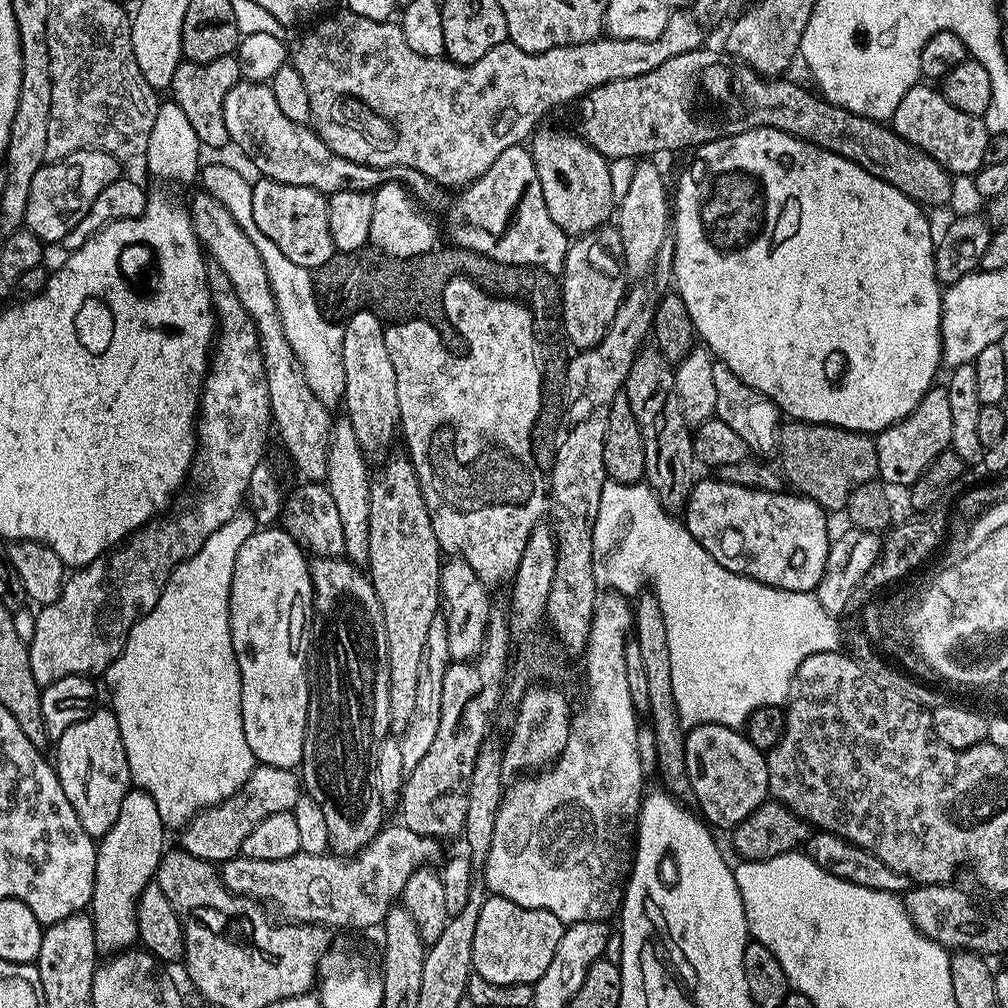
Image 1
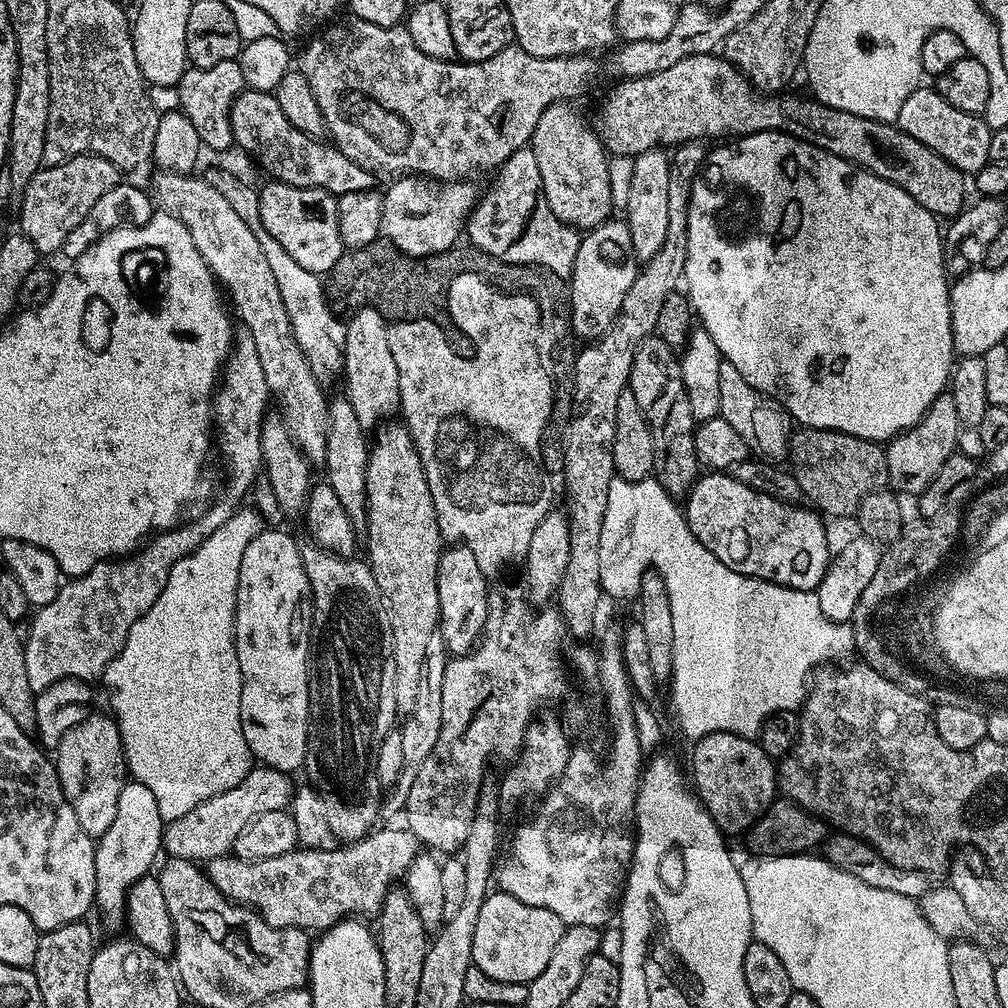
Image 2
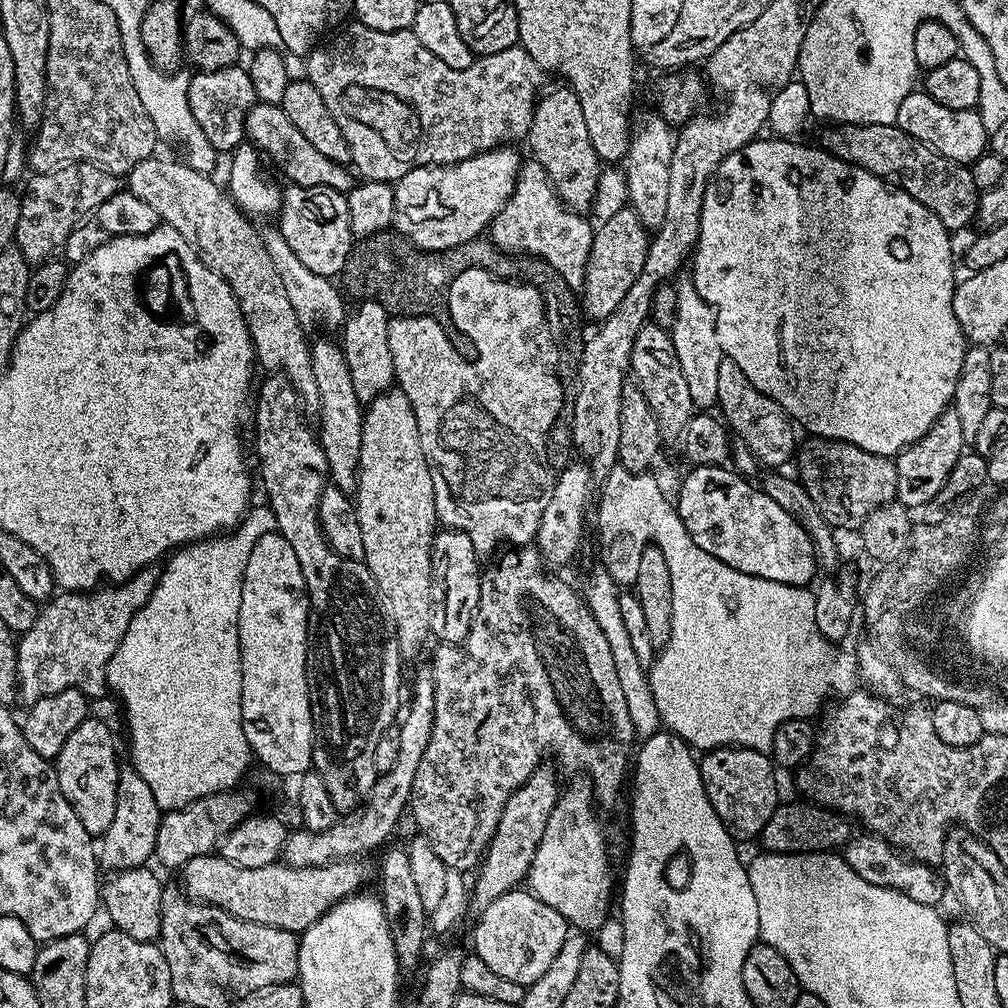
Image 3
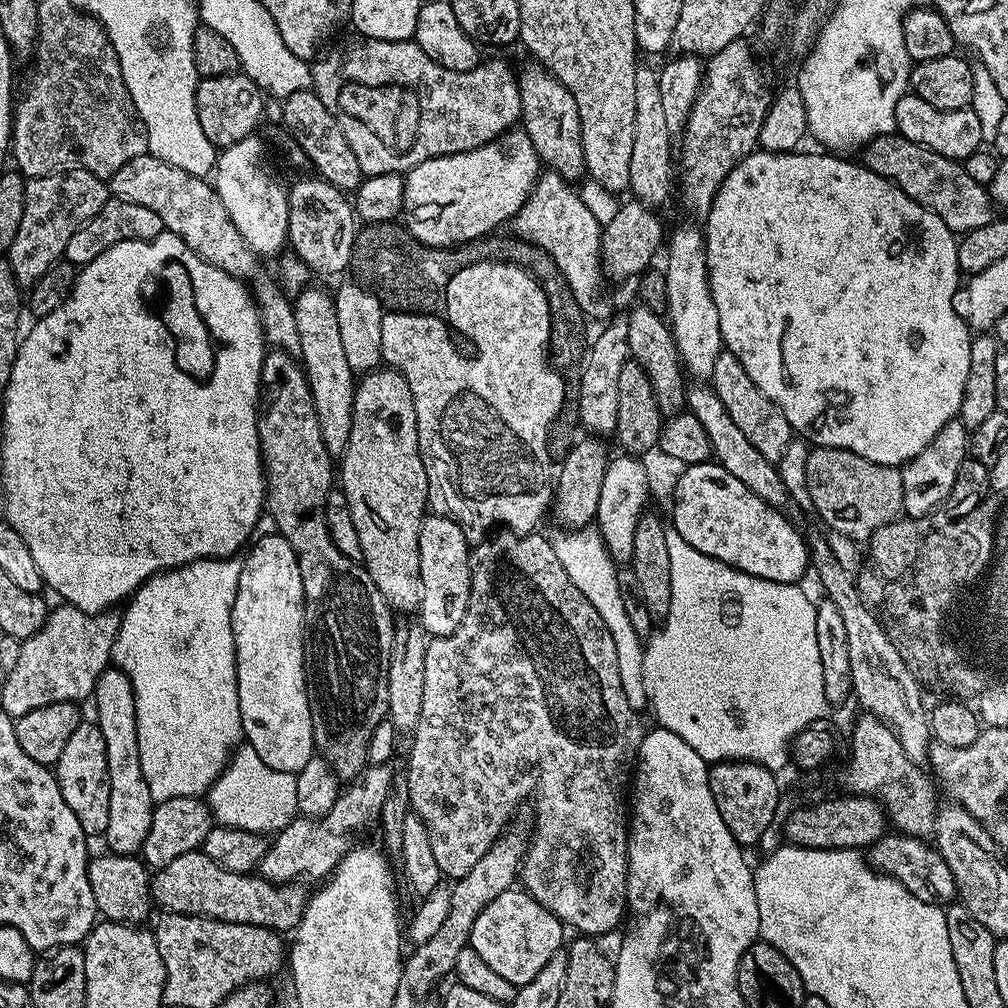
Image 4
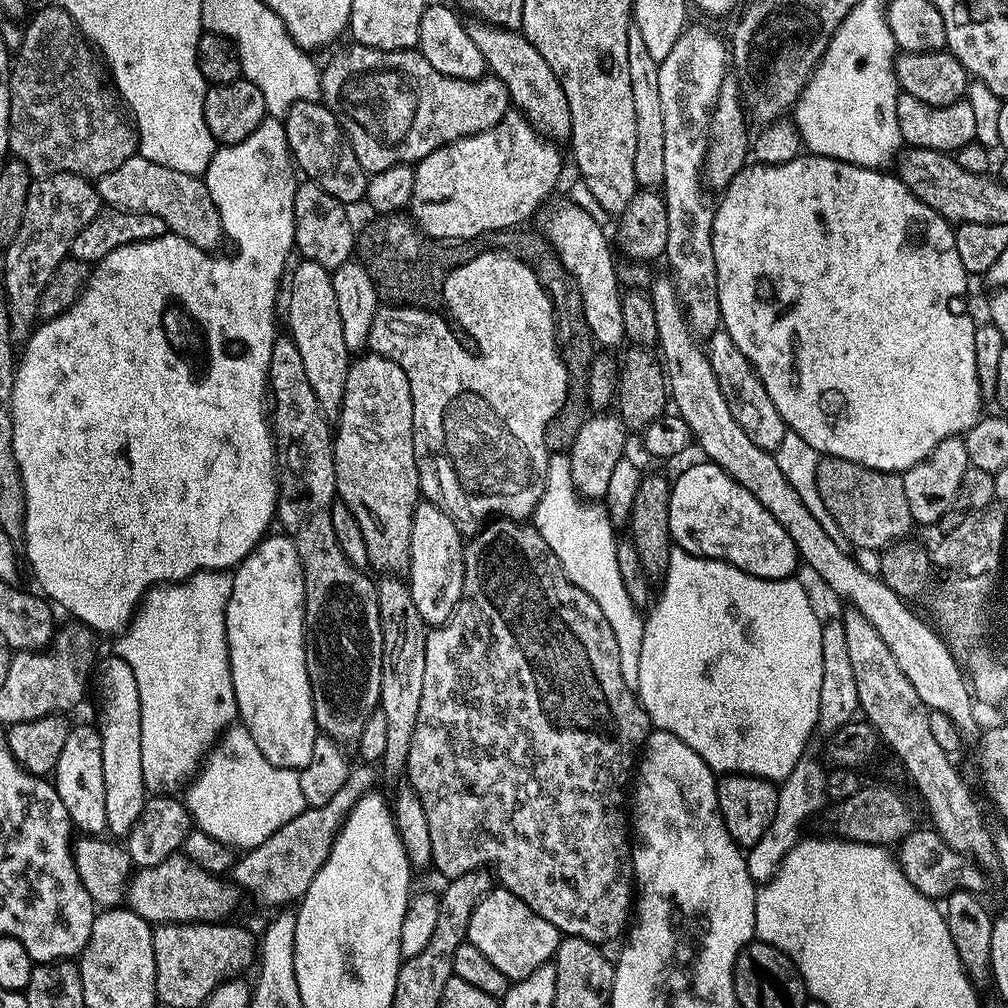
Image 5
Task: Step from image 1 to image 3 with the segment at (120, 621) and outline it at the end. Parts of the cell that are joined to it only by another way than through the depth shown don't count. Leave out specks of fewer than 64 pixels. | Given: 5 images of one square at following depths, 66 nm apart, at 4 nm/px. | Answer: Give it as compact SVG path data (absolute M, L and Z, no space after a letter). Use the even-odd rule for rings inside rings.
M149 566L134 573L129 580L111 586L53 595L41 607L34 626L22 633L16 645L19 699L31 706L38 698L67 688L82 690L89 698L106 692L110 658L118 650L126 626L130 626L130 618L150 598L157 575L157 569Z

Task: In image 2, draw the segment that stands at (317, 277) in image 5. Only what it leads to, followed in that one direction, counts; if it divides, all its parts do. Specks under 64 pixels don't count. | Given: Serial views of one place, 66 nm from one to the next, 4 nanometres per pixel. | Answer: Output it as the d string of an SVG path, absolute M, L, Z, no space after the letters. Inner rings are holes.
M340 394L337 400L335 398L328 401L328 433L326 434L326 458L322 465L323 471L328 471L326 482L338 494L342 507L346 514L350 516L350 522L354 526L356 533L360 534L368 527L368 495L366 494L366 466L368 465L368 453L370 451L370 440L366 437L366 429L358 422L358 417L354 412L354 407L348 401L348 397Z

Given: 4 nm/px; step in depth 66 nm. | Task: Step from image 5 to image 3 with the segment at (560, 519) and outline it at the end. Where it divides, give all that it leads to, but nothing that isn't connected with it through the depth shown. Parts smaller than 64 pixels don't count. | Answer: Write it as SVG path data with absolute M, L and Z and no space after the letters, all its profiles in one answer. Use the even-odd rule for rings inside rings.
M597 567L596 573L588 580L588 596L586 592L586 603L588 609L594 614L598 626L602 626L602 634L606 634L606 642L610 642L610 655L614 658L614 670L618 674L618 683L622 686L622 695L626 698L626 710L630 710L630 722L634 722L634 730L637 737L652 736L661 731L660 715L658 706L654 702L652 687L648 685L648 672L639 666L638 659L630 646L630 637L626 634L625 625L622 623L621 611L618 610L618 586L611 580L611 575L604 568Z

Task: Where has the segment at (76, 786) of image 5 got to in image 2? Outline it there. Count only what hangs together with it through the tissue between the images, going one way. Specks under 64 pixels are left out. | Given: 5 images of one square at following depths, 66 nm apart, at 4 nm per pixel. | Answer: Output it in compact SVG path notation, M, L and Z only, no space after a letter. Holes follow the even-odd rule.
M93 714L87 716L74 730L62 738L60 747L55 749L54 763L56 772L62 772L62 778L66 770L74 768L80 770L84 764L84 776L82 776L82 802L74 810L74 818L78 818L78 826L86 830L86 834L93 838L99 838L114 826L114 814L118 814L118 794L122 794L126 783L126 765L124 762L124 747L120 737L120 727L116 725L111 715L99 716ZM74 754L80 754L82 760L74 762ZM125 776L125 777L124 777Z

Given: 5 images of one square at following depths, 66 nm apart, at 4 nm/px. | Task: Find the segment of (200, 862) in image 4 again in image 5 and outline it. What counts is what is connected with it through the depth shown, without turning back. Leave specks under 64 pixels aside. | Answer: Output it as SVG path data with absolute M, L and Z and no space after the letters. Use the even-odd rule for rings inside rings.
M175 854L156 866L133 871L126 889L126 904L153 926L190 924L193 922L224 922L240 904L242 893L231 879L199 868L197 864Z

